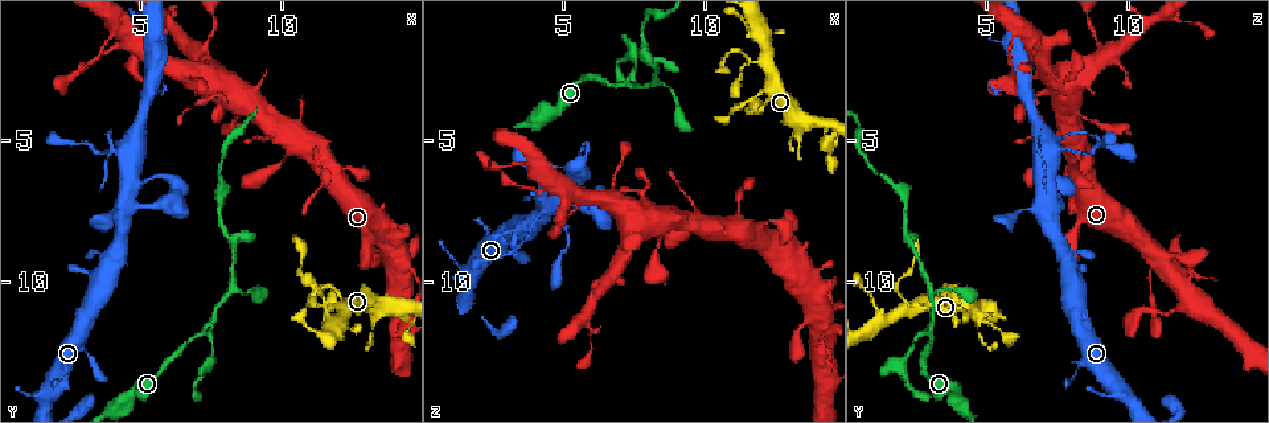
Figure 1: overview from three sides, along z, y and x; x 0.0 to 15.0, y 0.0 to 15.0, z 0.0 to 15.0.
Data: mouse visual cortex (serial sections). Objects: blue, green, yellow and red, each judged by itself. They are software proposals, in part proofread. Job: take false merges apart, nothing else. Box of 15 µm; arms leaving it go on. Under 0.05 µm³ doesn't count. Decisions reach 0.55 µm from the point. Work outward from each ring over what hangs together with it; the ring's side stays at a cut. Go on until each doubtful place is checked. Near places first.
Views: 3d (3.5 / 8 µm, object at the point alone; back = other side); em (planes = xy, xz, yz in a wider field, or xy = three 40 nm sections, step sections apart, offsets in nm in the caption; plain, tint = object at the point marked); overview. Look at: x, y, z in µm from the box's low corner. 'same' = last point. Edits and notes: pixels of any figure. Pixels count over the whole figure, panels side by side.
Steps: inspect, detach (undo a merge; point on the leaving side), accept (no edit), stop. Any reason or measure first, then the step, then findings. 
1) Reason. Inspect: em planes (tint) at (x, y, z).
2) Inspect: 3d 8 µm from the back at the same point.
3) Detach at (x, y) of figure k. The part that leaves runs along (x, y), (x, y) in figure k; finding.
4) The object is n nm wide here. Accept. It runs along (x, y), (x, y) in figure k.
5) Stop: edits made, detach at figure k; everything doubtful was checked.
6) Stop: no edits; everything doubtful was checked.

Sudden change in width. Inspect: 3d 3.5 µm at (11.3, 10.9, 2.5).

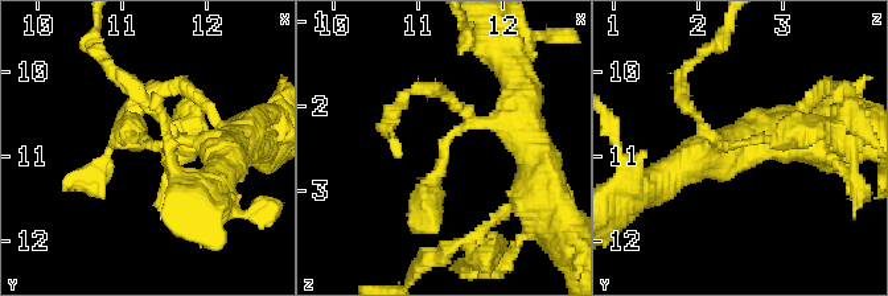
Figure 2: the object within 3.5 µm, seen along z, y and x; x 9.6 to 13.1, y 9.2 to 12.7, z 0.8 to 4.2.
Inspect: em xy step 3 (tint) at (11.30, 10.85, 2.55).

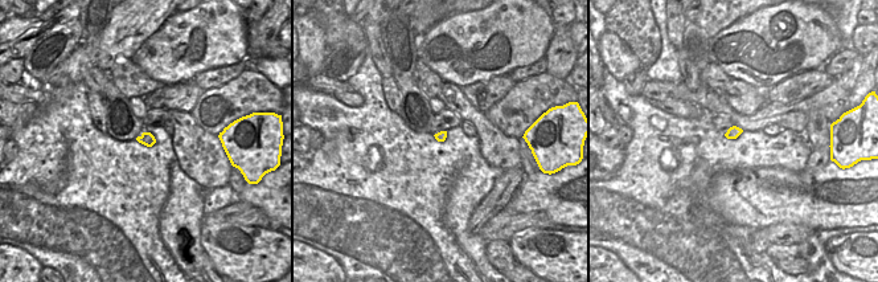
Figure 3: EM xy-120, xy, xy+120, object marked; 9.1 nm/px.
Another direction. Inspect: em xy step 2 (tint) at the same point.

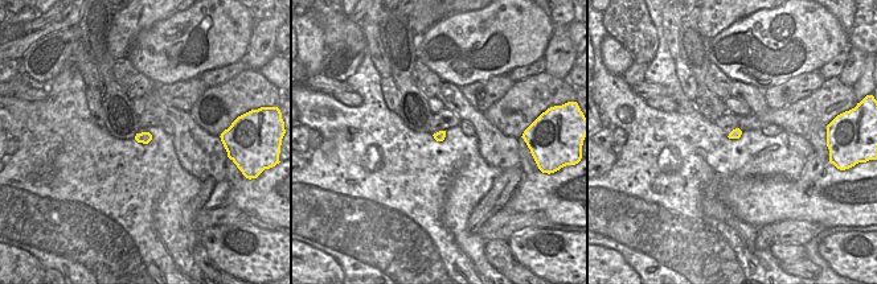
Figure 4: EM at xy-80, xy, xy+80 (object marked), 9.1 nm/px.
Accept. It runs along (716, 146), (780, 142), (817, 120) in figure 2; one cell here.

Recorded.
Side arm on a straight run. Inspect: em xy step 2 (tint) at (7.1, 11.9, 3.0).

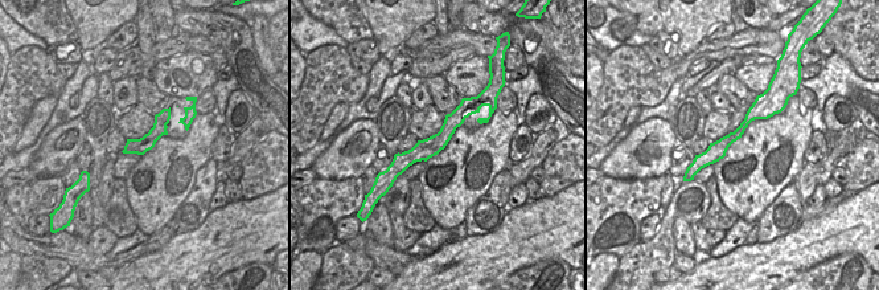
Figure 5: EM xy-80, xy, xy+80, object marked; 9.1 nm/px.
Inspect: 3d 3.5 µm at the same point.

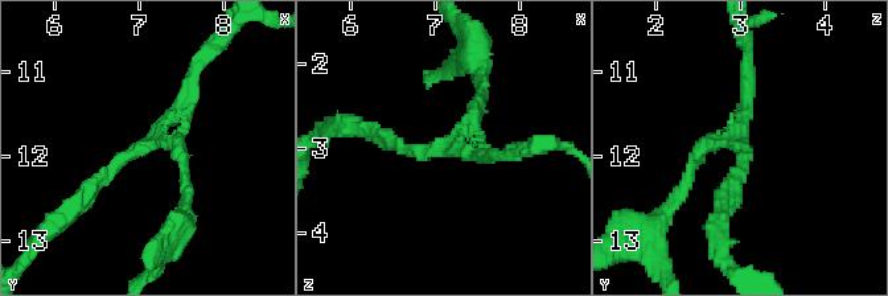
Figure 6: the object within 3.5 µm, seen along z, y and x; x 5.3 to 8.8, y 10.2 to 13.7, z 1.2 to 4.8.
The arms are 150, 200, 200 nm wide. Accept. It runs along (77, 206), (179, 110), (194, 77) in figure 6; one cell here.

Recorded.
Sudden change in width. Inspect: 3d 8 µm at (4.9, 5.1, 7.2).

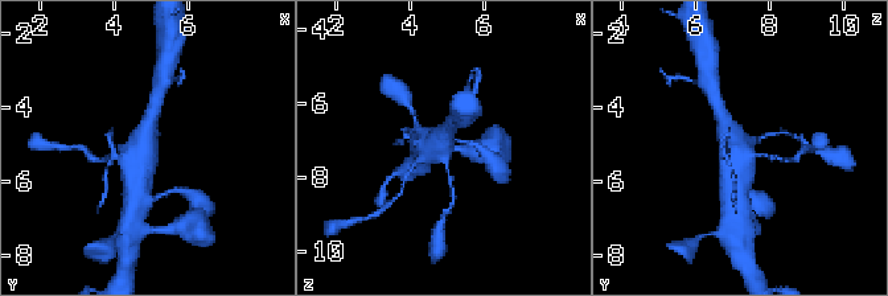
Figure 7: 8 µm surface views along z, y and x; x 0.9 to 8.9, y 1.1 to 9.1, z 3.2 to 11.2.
Now the EM. Inspect: em xy step 2 (tint) at (4.8, 5.3, 7.3).

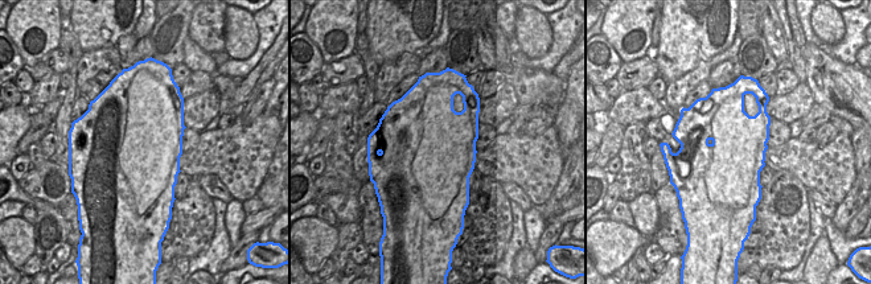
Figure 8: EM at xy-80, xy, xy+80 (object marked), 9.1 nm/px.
Accept. Continuous, no second cell.

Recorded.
Calibre changes. Inspect: em xy step 3 (tint) at (4.0, 5.3, 7.7).

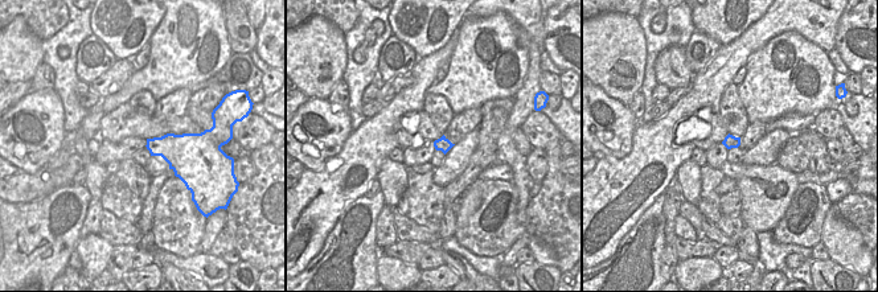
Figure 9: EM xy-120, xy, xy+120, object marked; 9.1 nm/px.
Wider look. Inspect: 3d 3.5 µm at the same point.

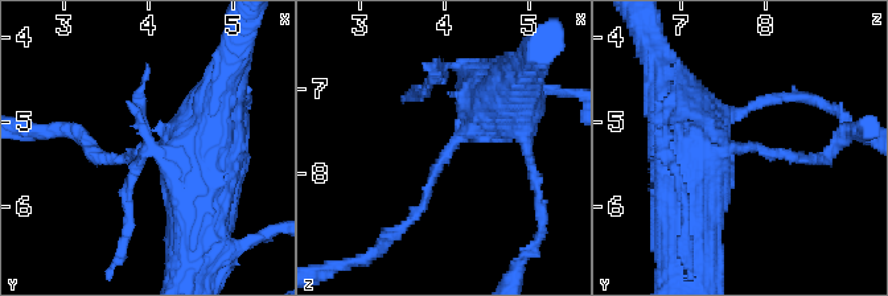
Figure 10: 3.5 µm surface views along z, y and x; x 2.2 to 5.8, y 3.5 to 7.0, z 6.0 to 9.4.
The arms are 100, 700 nm wide. Accept. It runs along (485, 94), (411, 218) in figure 10; all the same cell.

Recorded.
Branch point. Inspect: 3d 3.5 µm at (8.2, 8.5, 2.2).

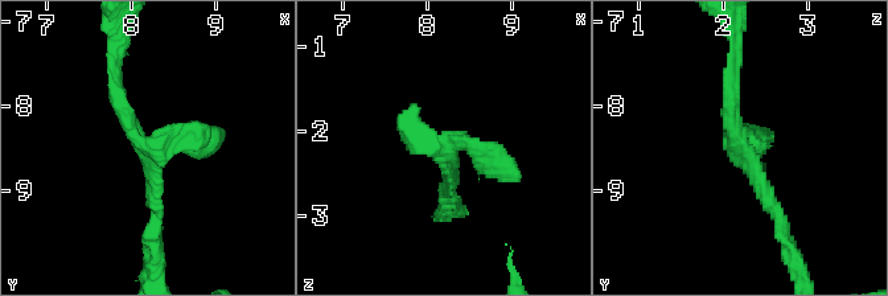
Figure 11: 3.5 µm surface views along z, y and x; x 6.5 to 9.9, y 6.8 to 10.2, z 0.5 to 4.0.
Inspect: em xy step 1 (tint) at (8.20, 8.60, 2.25).

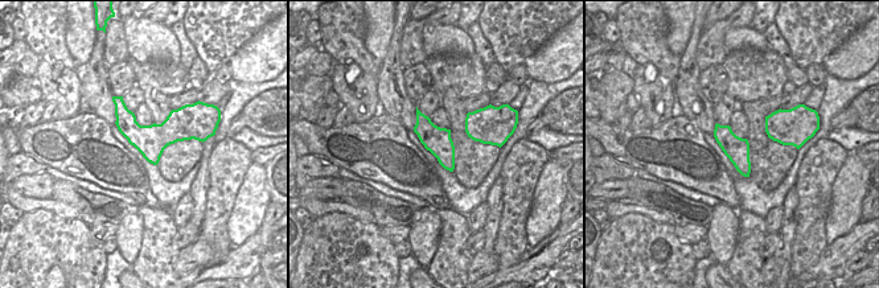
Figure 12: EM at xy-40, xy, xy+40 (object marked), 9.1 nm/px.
Accept. It runs along (782, 234), (738, 142), (735, 75) in figure 11; all the same cell.

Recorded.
Stop: no edits; everything doubtful was checked.

